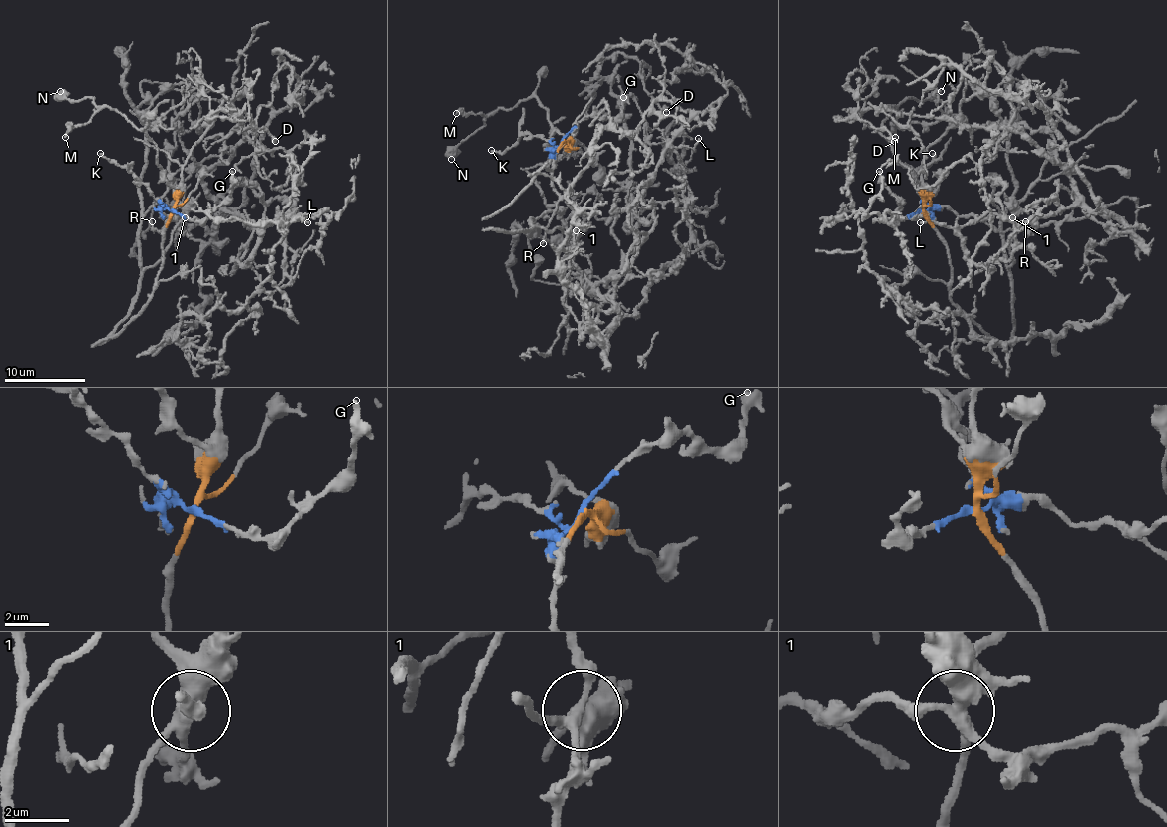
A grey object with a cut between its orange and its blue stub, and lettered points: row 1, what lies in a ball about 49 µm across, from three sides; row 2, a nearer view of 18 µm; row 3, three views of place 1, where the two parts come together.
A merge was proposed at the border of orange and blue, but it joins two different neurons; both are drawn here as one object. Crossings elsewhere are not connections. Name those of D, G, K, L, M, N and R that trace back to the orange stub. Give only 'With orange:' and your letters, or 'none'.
With orange: M, N

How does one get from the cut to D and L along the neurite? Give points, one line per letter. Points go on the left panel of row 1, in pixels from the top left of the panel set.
D: (173, 210), (183, 228), (226, 210), (202, 178), (243, 140), (220, 107), (208, 119), (275, 142)
L: (173, 210), (183, 228), (173, 218), (212, 228), (222, 206), (245, 220), (245, 265), (277, 216), (308, 222)

